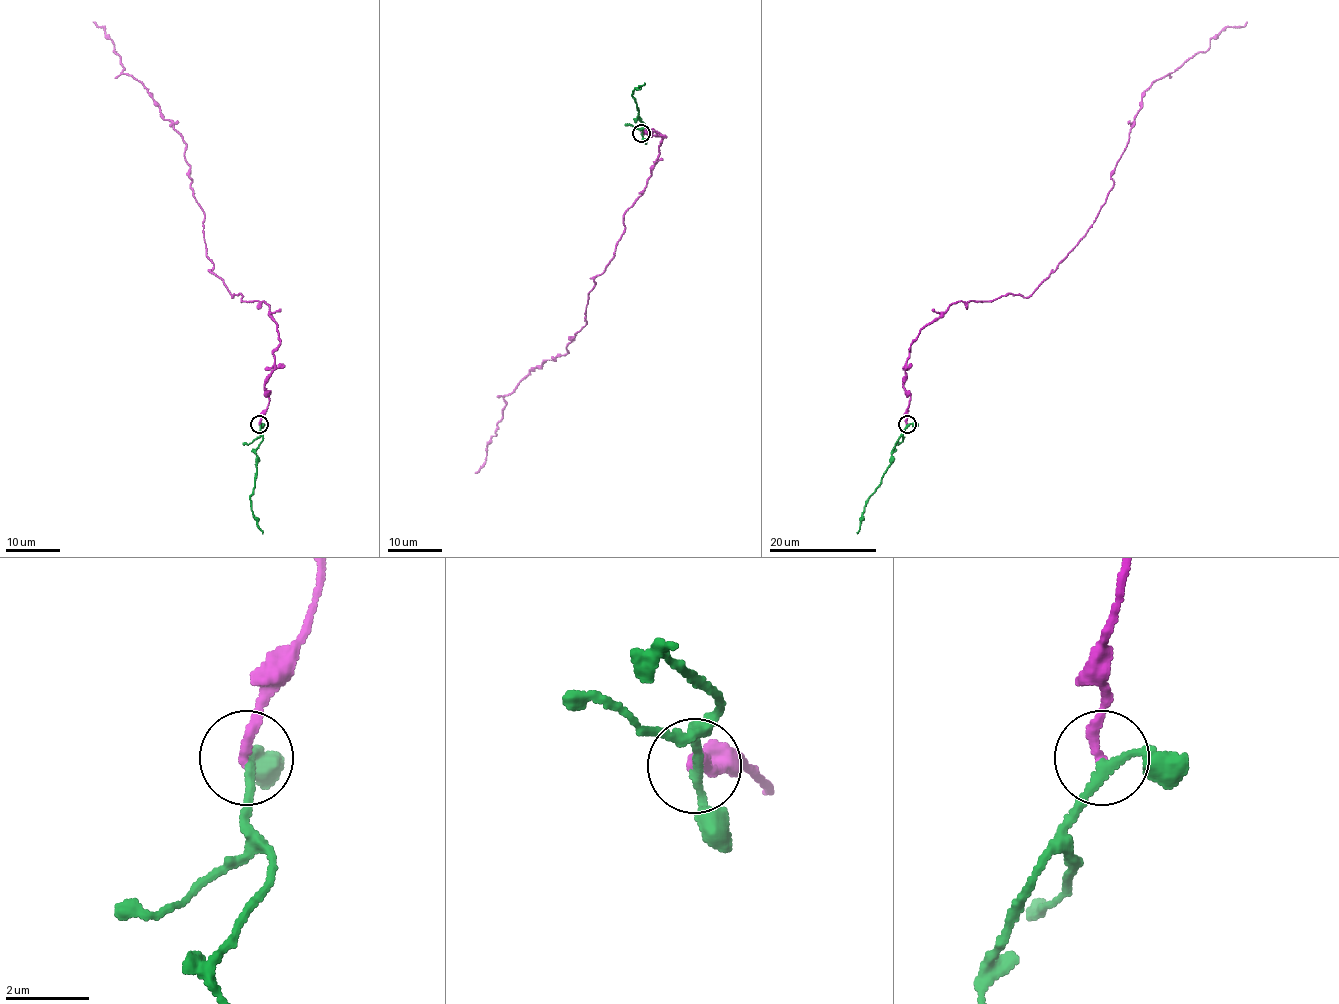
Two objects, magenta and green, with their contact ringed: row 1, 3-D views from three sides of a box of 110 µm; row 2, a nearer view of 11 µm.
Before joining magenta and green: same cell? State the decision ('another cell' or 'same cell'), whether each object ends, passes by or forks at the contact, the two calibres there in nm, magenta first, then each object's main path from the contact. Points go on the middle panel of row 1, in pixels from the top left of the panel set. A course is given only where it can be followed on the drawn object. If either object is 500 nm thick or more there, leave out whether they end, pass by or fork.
same cell | magenta ends | green passes by | 240/190 nm | magenta via (641, 133), (661, 138), (659, 157), (594, 279), (586, 324), (567, 353), (533, 367), (504, 396), (474, 473) | green via (641, 133), (644, 124), (637, 118), (636, 99), (632, 95), (644, 83)

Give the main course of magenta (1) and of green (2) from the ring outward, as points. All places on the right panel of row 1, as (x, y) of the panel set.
1: (907, 423), (905, 364), (920, 331), (959, 301), (1028, 297), (1106, 201), (1141, 95), (1247, 21)
2: (907, 423), (892, 452), (890, 465), (881, 484), (869, 498), (857, 534)

